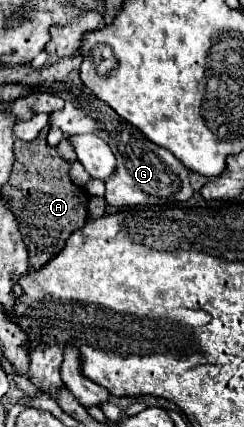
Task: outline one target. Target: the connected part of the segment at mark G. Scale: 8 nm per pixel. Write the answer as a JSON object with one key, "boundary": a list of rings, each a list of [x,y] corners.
{"boundary":[[[69,89],[65,97],[65,109],[51,115],[51,125],[59,127],[65,135],[73,133],[95,133],[113,149],[117,167],[115,175],[105,179],[105,201],[113,207],[135,207],[135,205],[165,205],[165,203],[185,203],[193,197],[189,185],[189,171],[173,157],[171,151],[151,143],[137,127],[121,119],[111,107],[95,99],[91,91]]]}

